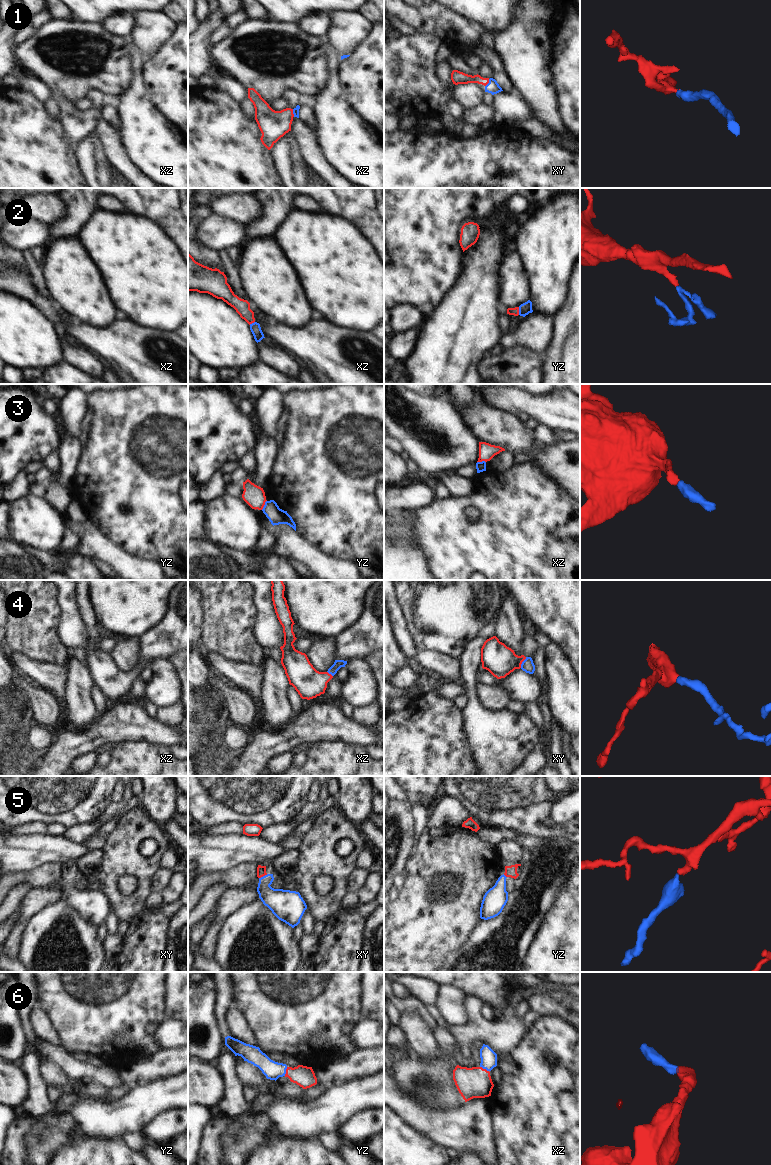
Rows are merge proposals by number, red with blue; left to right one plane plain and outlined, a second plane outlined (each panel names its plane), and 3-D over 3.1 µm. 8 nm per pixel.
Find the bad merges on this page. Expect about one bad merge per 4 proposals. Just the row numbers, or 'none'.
3

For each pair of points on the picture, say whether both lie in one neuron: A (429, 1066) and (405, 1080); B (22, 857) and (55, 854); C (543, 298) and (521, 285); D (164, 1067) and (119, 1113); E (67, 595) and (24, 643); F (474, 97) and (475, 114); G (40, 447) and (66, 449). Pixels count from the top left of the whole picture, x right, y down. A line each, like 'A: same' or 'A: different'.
A: same
B: same
C: different
D: different
E: different
F: different
G: different

